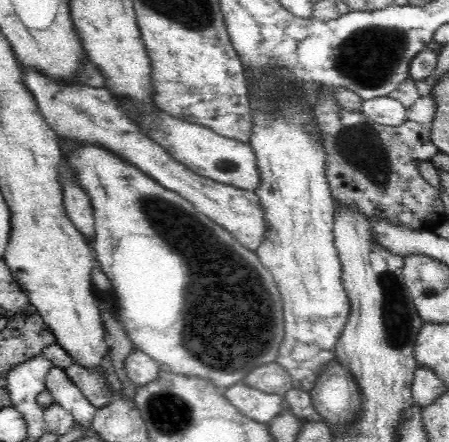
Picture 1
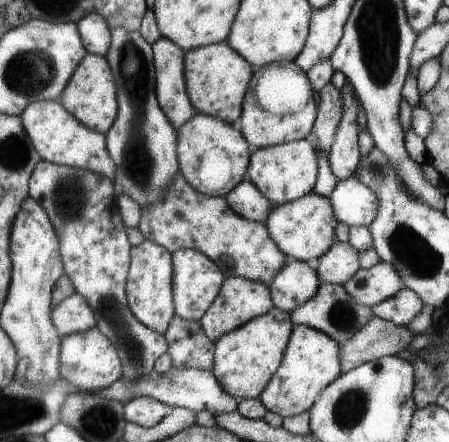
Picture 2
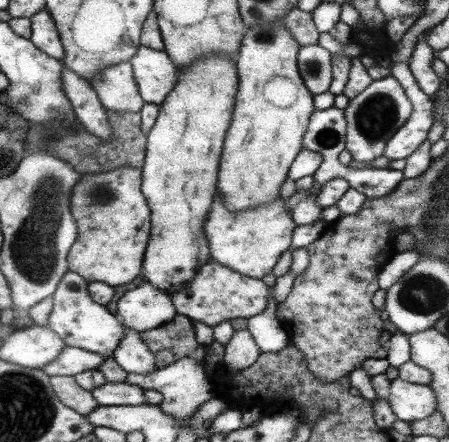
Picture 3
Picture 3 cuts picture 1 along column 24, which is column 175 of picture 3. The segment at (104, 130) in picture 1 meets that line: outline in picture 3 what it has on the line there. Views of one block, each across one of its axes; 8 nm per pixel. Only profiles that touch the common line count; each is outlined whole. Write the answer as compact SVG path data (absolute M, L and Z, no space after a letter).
M140 46L137 52L130 58L133 78L135 79L139 96L149 104L163 104L165 97L173 90L176 83L178 70L171 62L171 59L165 54L165 51L156 51L151 48Z

